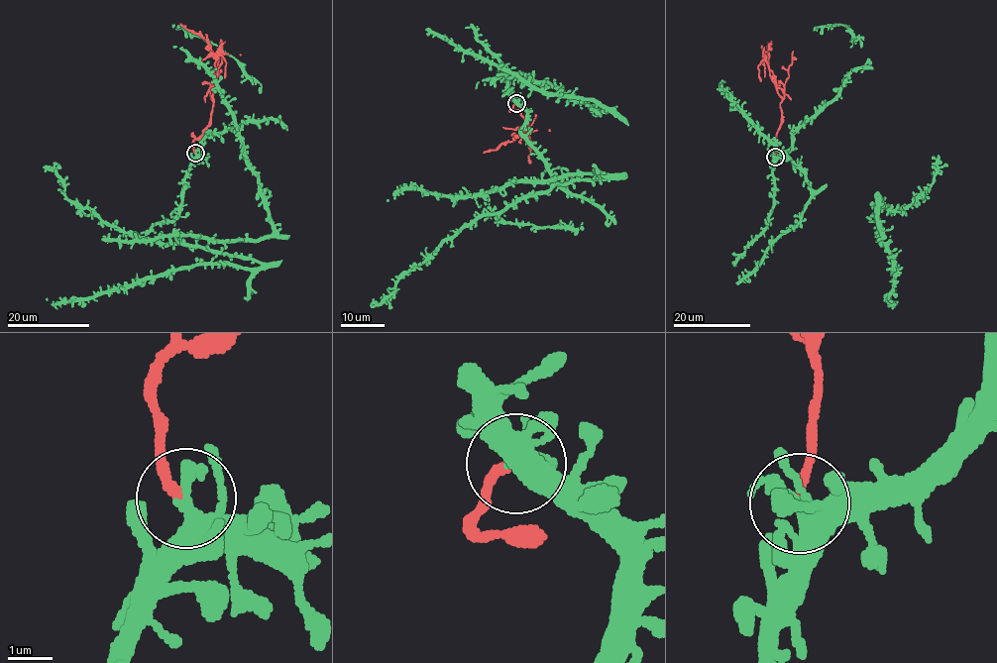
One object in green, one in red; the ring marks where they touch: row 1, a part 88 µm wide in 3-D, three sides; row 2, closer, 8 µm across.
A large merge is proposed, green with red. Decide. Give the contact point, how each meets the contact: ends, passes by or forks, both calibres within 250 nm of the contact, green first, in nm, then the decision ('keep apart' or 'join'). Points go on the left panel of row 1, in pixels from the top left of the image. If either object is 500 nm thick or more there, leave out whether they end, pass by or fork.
(195, 153) | green forks | red ends | 320/220 nm | keep apart

